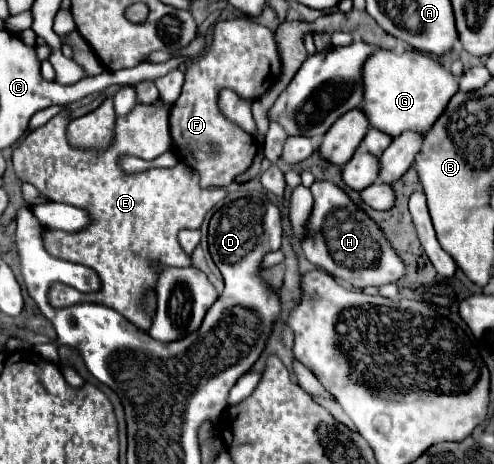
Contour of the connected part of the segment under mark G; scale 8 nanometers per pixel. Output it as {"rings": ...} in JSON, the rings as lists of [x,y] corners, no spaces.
{"rings":[[[374,50],[362,66],[362,88],[360,110],[366,112],[372,128],[392,138],[408,130],[426,136],[430,126],[434,126],[444,112],[448,100],[458,92],[458,80],[422,52],[408,50],[398,56],[390,50]]]}

